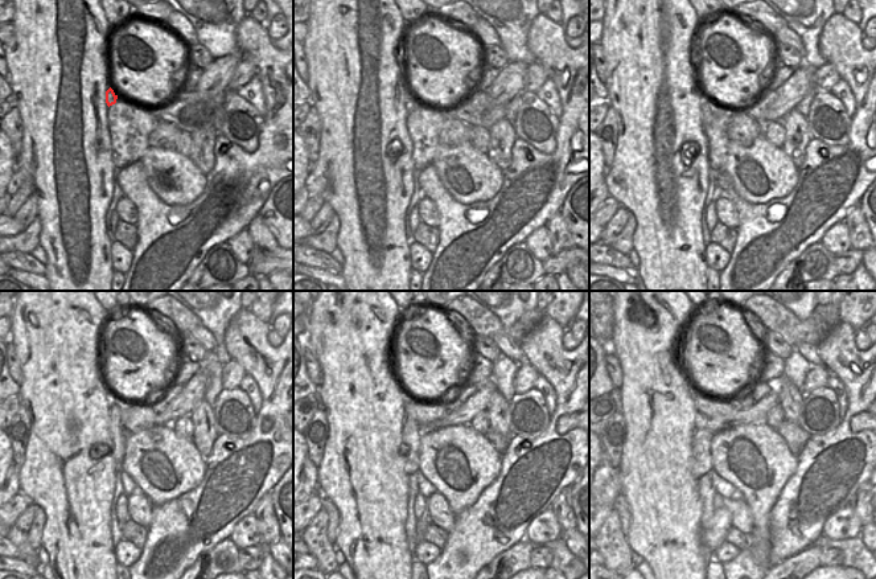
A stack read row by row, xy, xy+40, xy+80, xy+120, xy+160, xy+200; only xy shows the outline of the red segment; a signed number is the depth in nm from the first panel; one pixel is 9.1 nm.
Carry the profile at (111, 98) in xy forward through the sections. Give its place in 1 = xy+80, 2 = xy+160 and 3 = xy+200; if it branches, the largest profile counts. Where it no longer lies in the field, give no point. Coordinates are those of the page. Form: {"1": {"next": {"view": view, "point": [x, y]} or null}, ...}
{"1": {"next": {"view": "xy+80", "point": [707, 106]}}, "2": {"next": {"view": "xy+160", "point": [411, 434]}}, "3": {"next": {"view": "xy+200", "point": [702, 459]}}}

